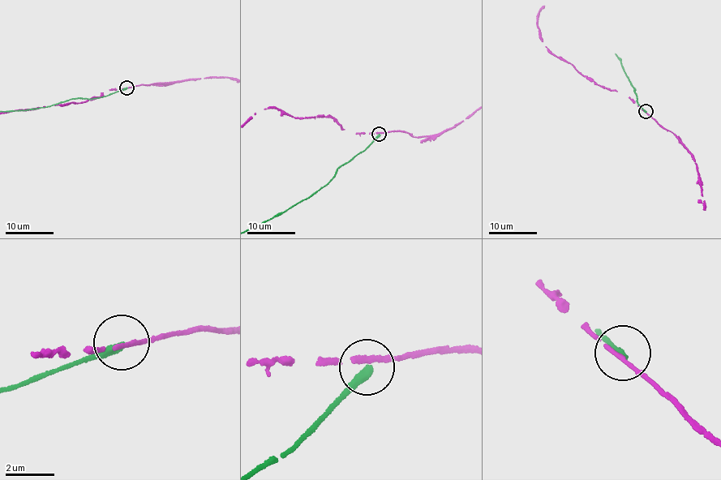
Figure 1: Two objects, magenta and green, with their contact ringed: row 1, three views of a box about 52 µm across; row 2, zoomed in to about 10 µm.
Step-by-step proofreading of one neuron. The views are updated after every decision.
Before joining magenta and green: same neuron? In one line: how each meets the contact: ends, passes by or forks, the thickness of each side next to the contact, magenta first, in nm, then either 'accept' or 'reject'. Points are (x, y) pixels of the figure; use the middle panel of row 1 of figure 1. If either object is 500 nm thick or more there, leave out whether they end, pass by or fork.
magenta passes by; green ends; calibres 180 and 320 nm; reject

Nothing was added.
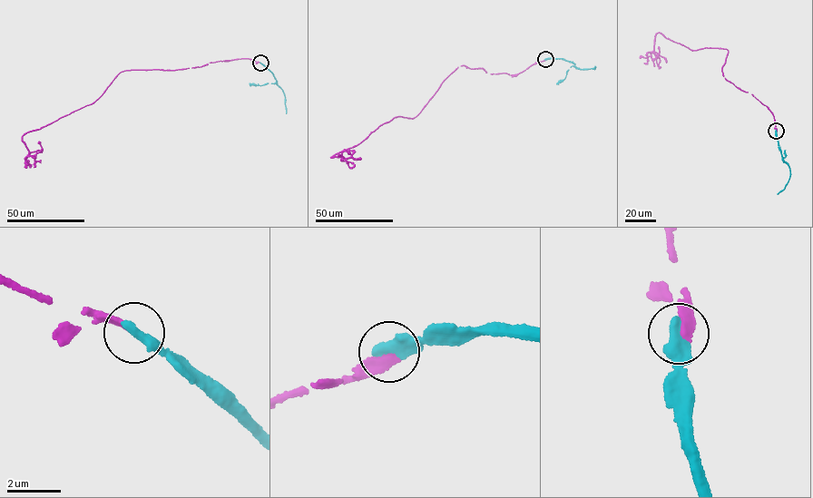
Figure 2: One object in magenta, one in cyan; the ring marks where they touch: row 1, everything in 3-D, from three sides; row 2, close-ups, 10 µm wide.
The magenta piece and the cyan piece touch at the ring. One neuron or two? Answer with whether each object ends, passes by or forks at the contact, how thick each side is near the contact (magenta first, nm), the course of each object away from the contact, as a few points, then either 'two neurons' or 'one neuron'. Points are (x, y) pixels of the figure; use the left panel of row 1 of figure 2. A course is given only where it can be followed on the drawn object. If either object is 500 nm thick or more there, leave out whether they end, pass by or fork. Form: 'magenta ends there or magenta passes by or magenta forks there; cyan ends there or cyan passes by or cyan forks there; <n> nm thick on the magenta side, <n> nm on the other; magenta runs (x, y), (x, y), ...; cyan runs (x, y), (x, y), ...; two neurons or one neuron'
320 nm thick on the magenta side, 550 nm on the other; magenta runs (260, 63), (248, 58), (175, 70), (124, 71), (93, 102), (22, 137), (33, 155), (42, 148), (39, 141); cyan runs (260, 63), (273, 74), (275, 83), (282, 90), (286, 113); one neuron

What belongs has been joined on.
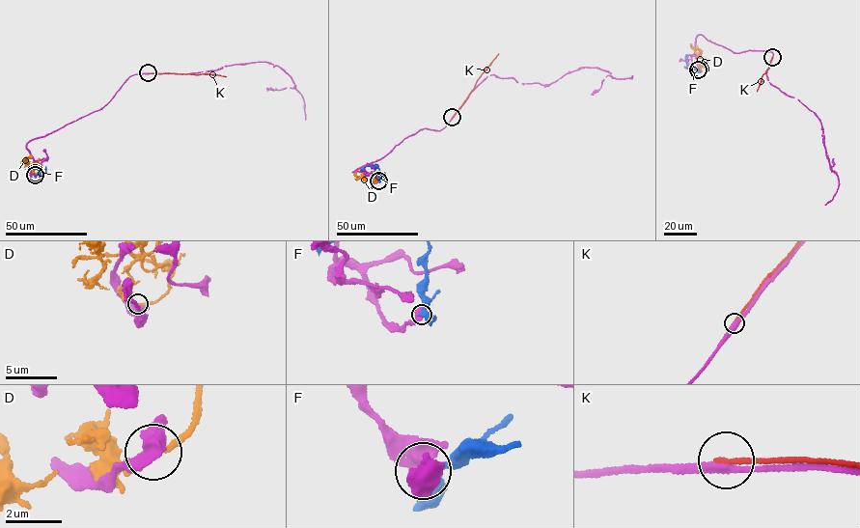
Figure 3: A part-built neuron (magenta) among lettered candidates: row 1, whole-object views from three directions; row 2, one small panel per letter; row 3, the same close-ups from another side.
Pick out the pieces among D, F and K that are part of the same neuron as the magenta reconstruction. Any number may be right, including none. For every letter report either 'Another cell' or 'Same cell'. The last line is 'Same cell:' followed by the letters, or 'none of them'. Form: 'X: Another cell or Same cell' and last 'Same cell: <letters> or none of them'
D: Another cell
F: Another cell
K: Another cell
Same cell: none of them

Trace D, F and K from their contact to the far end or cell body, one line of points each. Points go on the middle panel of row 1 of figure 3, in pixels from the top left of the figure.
D: (377, 181), (379, 177), (368, 180), (358, 179), (356, 171)
F: (377, 180), (377, 168), (369, 165), (361, 171)
K: (452, 117), (499, 53)

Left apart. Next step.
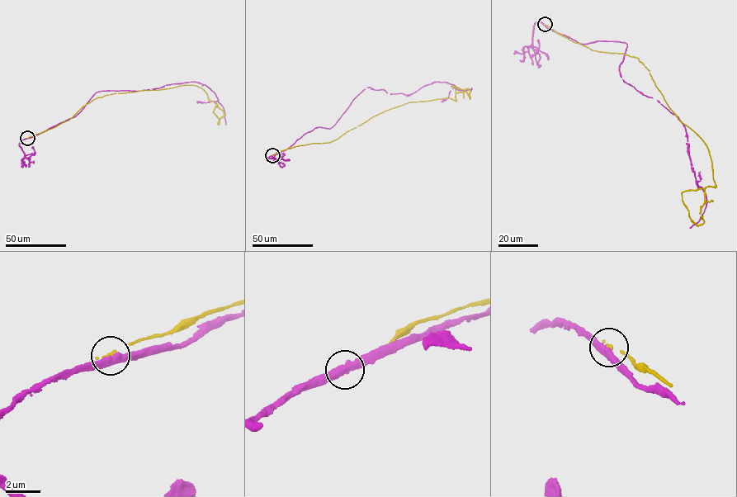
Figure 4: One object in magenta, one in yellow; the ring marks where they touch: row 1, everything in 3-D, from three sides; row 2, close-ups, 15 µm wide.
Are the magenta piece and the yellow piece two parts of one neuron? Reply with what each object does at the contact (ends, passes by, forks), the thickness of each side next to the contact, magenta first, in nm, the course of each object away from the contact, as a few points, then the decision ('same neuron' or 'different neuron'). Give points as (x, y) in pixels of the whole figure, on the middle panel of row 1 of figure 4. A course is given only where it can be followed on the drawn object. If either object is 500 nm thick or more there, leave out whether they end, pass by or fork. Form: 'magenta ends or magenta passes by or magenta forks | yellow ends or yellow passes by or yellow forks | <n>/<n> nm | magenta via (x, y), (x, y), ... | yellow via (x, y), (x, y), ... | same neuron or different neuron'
magenta passes by | yellow ends | 420/200 nm | magenta via (272, 154), (315, 128), (332, 127), (365, 88), (405, 95), (444, 82), (460, 90), (471, 87) | yellow via (272, 155), (328, 142), (406, 103), (455, 101), (451, 86), (470, 98), (470, 90) | different neuron

